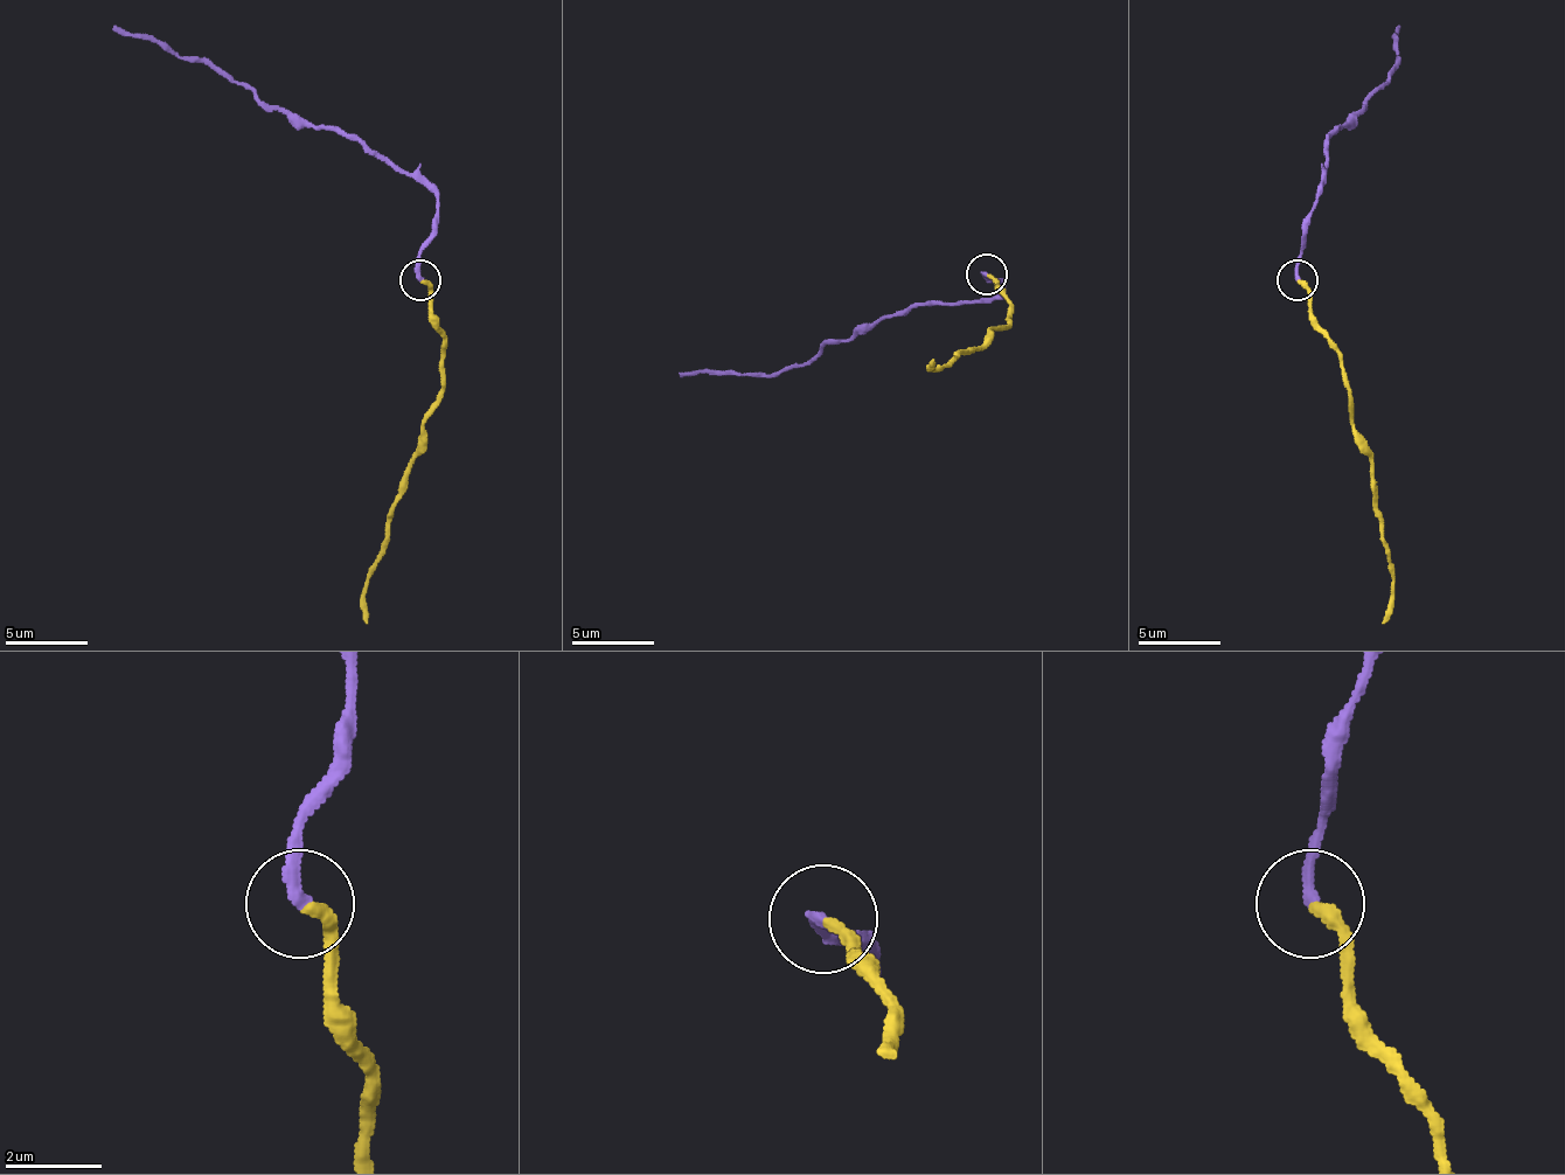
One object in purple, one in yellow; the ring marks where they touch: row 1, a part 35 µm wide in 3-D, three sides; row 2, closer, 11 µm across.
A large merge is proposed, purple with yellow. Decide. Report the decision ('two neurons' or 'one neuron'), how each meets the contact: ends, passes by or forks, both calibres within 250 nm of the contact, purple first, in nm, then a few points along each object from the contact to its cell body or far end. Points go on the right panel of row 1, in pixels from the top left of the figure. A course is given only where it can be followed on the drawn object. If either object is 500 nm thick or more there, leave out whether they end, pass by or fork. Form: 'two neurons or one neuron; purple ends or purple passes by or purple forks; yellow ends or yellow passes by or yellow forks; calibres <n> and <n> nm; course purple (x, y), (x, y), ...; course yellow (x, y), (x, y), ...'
one neuron; purple ends; yellow ends; calibres 280 and 280 nm; course purple (1298, 279), (1298, 255), (1310, 209), (1322, 193), (1327, 139), (1381, 90), (1397, 65), (1400, 25); course yellow (1298, 279), (1306, 287), (1310, 325), (1339, 357), (1356, 444), (1372, 464), (1392, 579), (1389, 616), (1381, 624)

